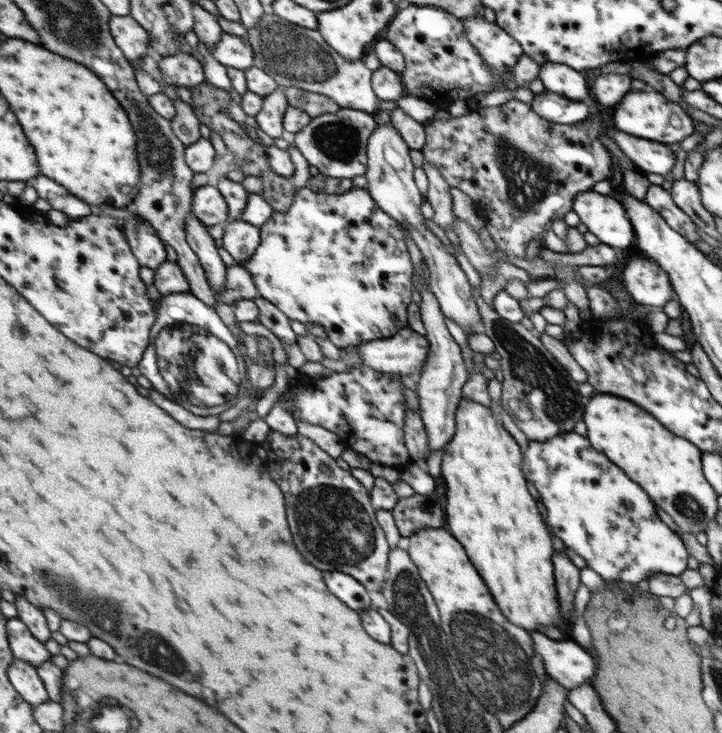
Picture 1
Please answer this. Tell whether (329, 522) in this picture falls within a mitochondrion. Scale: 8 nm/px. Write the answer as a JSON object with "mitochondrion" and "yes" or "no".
{"mitochondrion":"yes"}

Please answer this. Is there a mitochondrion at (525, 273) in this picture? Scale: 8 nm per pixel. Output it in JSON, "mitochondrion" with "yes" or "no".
{"mitochondrion":"no"}

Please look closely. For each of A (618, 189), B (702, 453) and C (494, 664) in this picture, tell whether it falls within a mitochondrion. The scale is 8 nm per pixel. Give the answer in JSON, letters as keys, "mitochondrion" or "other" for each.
{"A":"other","B":"other","C":"mitochondrion"}

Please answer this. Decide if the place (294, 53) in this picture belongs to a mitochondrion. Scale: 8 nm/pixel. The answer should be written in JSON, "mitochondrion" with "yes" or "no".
{"mitochondrion":"yes"}

